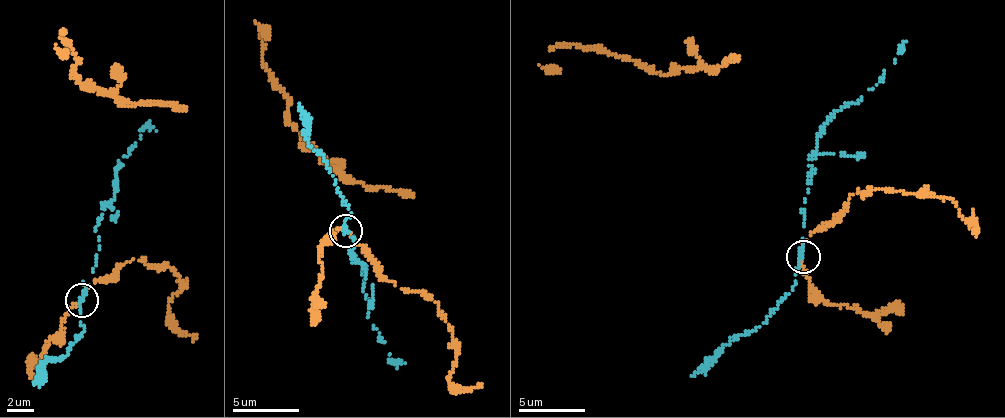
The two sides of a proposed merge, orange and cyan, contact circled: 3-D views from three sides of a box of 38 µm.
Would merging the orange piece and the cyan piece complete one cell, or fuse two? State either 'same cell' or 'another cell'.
another cell

